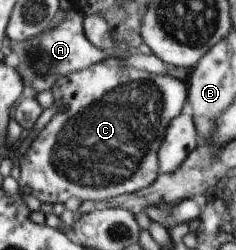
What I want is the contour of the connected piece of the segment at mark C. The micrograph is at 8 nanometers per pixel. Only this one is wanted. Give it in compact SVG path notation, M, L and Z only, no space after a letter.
M101 63L56 79L51 91L54 95L53 106L60 111L38 133L29 149L22 153L19 159L21 176L17 181L19 191L50 205L64 204L70 197L82 202L107 202L119 195L150 187L159 177L156 155L162 146L162 139L167 135L172 119L179 117L186 95L190 94L190 88L180 81L180 75L174 79L168 77L168 73L162 75L137 68L106 67Z

